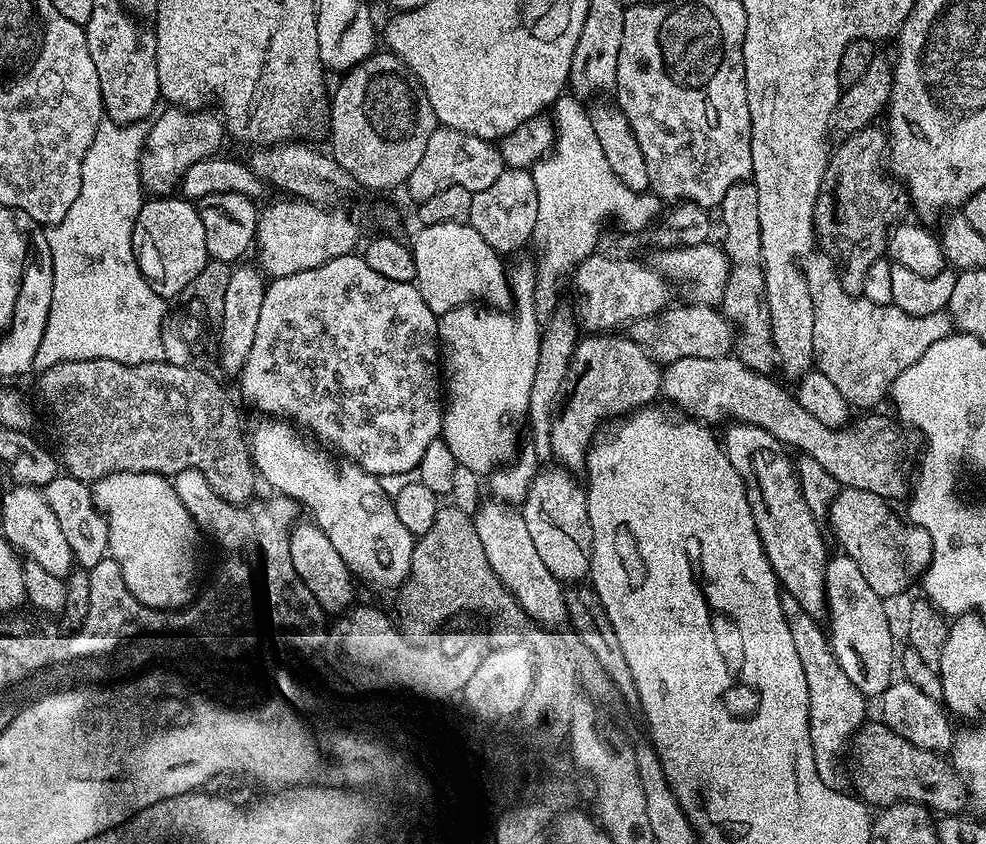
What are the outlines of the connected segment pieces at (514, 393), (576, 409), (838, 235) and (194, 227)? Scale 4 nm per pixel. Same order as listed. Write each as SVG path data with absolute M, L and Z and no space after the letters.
M529 263L511 269L510 283L514 301L511 310L489 310L475 303L464 304L449 312L439 313L436 321L436 335L442 353L442 376L446 381L442 438L450 446L450 454L454 454L456 463L478 474L495 472L497 468L511 460L517 451L516 432L508 428L508 423L515 416L523 417L527 413L530 386L534 386L534 370L538 370L542 320L536 314L535 267Z
M588 334L576 345L568 371L574 381L571 385L572 393L570 388L568 401L566 396L552 421L553 457L569 470L583 469L589 463L590 449L597 439L596 431L603 420L612 420L615 416L627 417L651 405L655 401L652 399L661 395L661 365L631 335L616 335L620 334Z
M876 127L864 128L861 132L841 139L844 141L837 148L835 145L830 156L828 172L824 176L824 185L820 187L820 197L816 203L816 239L819 247L832 257L838 269L840 285L851 296L861 295L866 270L870 270L871 264L878 262L887 253L890 229L903 217L900 215L910 208L905 185L897 182L886 171L888 138L883 127Z
M148 198L140 207L138 218L134 222L132 245L138 266L142 274L150 282L150 286L159 296L171 298L187 293L190 282L202 274L202 266L206 266L210 259L206 250L206 230L202 226L199 207L191 200L183 198Z

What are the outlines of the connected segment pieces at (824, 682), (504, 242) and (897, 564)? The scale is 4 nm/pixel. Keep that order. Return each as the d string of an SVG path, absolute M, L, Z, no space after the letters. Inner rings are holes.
M781 595L782 612L794 637L794 647L802 661L802 670L806 673L806 686L810 690L810 740L814 746L814 758L822 782L831 788L840 788L844 780L844 764L839 760L844 747L853 743L854 737L864 727L869 701L860 693L858 686L846 678L842 666L838 666L832 649L829 633L809 612L798 606L795 598Z
M505 167L504 173L492 185L486 186L486 190L472 194L466 223L478 230L495 252L507 254L524 243L527 245L534 234L534 222L538 222L538 189L534 187L534 178L527 168Z
M840 488L829 506L828 516L832 520L832 528L840 542L843 555L854 558L862 570L862 574L871 577L875 572L884 576L875 585L875 590L882 598L896 596L904 588L904 560L900 557L900 548L908 555L908 564L917 570L927 568L932 560L932 543L930 534L925 528L908 526L900 536L900 528L896 525L896 516L885 497L870 494L870 490L854 490Z

